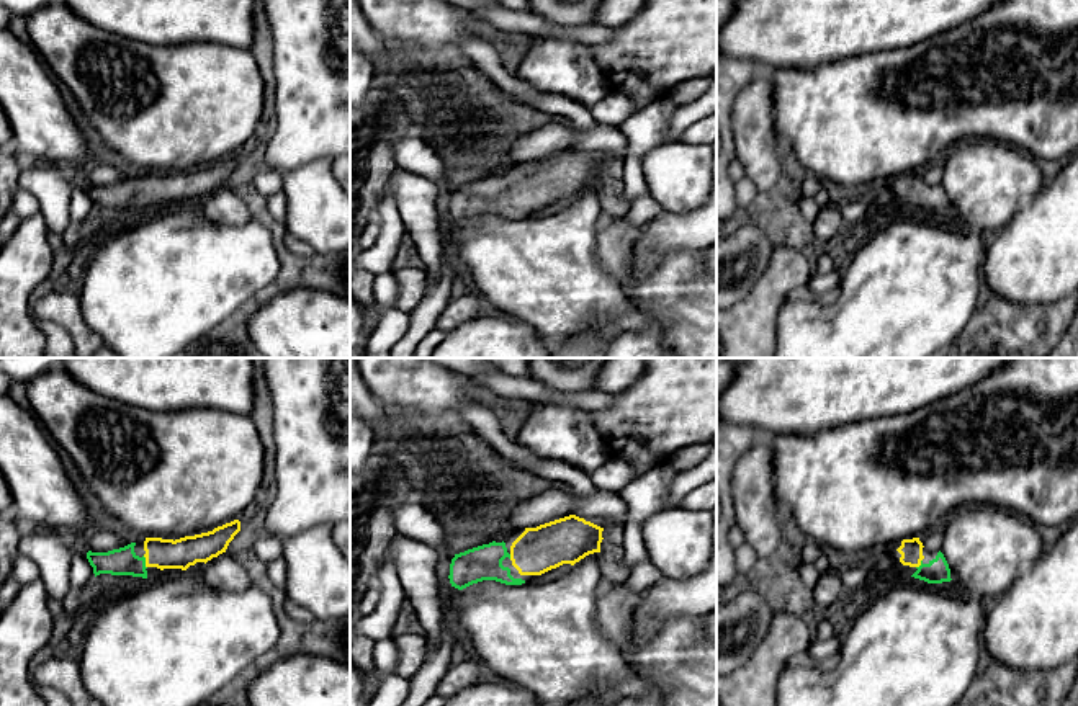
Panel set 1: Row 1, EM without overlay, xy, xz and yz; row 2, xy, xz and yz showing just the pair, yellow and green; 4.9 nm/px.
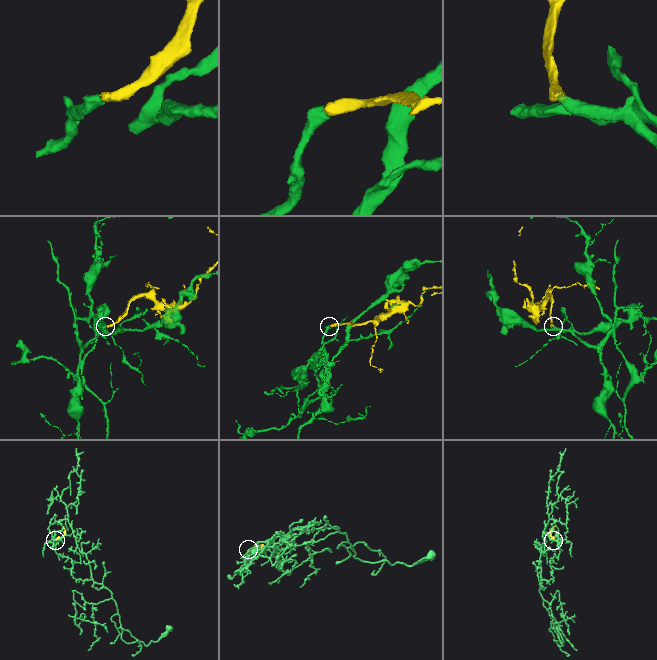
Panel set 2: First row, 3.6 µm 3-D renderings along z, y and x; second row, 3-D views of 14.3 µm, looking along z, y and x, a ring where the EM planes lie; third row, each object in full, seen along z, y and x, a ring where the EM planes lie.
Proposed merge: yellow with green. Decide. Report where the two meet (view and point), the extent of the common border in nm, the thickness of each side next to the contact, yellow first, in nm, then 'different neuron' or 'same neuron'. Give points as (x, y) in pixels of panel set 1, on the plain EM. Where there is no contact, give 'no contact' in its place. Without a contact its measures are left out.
xy (146, 196) | 70 nm | 150/140 nm | same neuron

